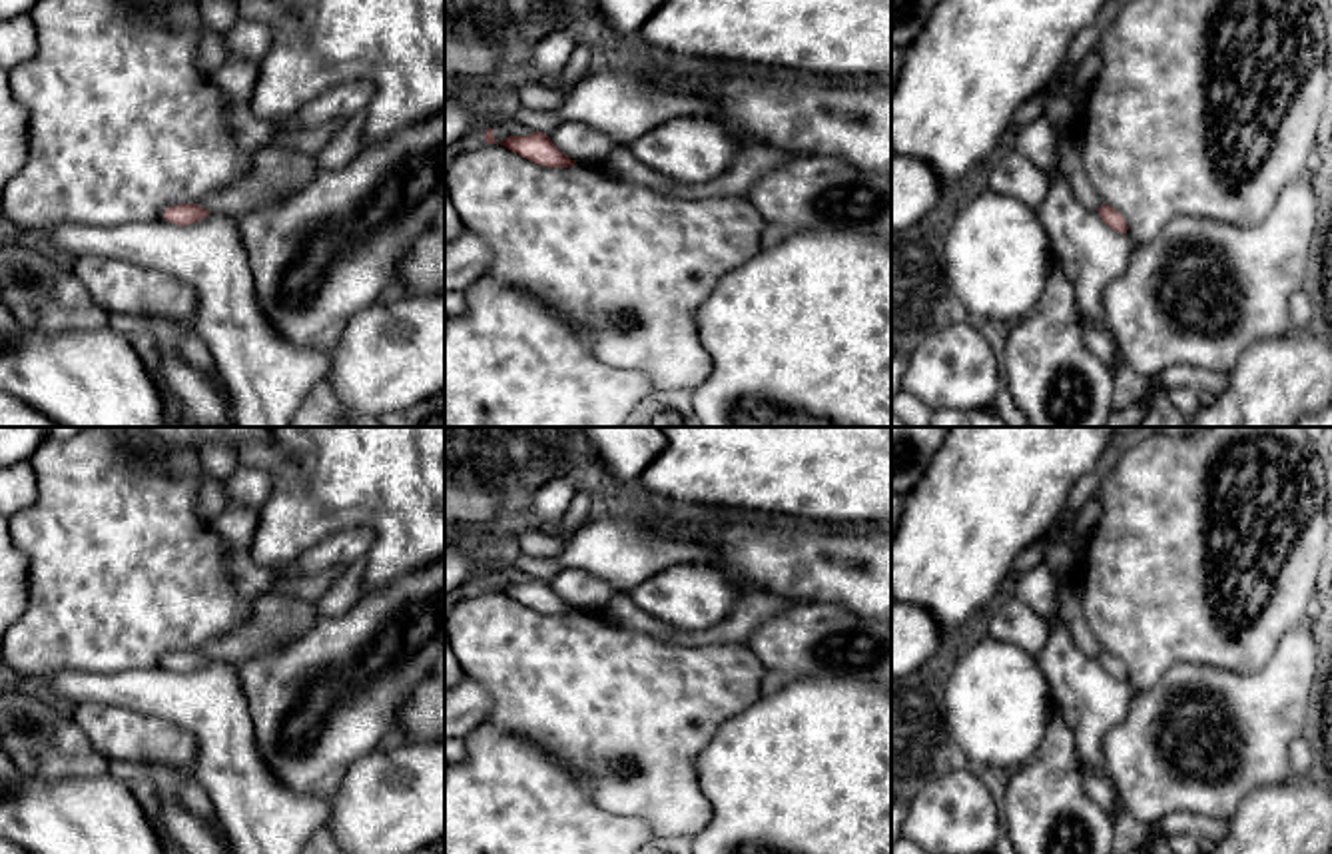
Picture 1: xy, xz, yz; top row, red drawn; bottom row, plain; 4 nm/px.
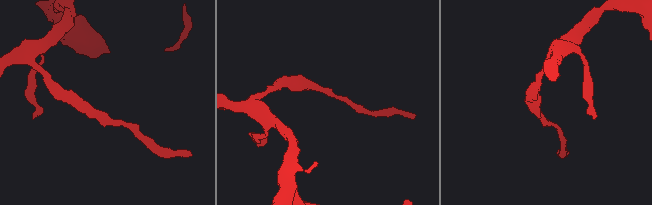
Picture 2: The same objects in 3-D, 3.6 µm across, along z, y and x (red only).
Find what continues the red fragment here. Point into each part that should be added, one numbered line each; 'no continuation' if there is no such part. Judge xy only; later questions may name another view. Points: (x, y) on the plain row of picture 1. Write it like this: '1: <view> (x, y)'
no continuation

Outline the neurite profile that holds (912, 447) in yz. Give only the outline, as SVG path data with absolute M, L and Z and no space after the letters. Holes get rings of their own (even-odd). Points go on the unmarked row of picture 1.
M891 427L891 493L907 497L941 449L949 427Z

